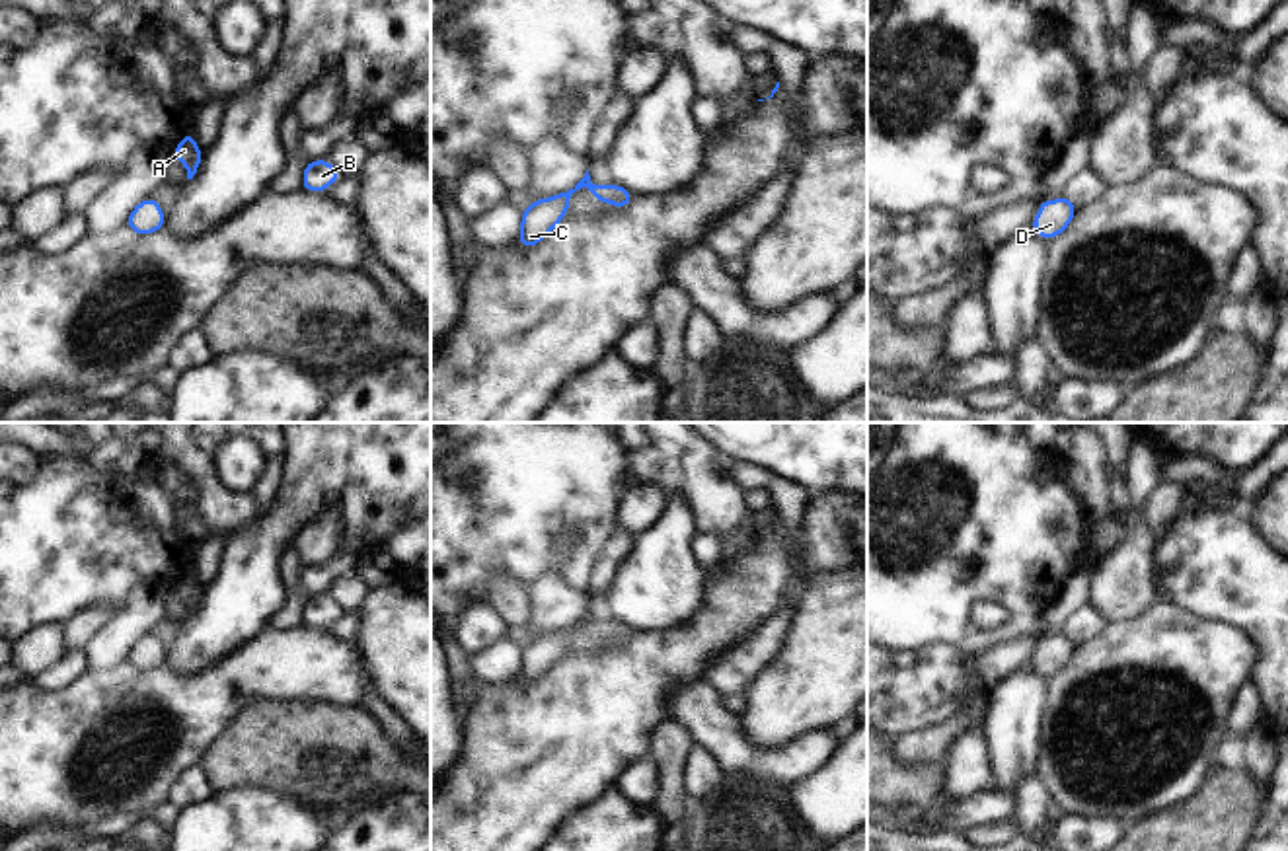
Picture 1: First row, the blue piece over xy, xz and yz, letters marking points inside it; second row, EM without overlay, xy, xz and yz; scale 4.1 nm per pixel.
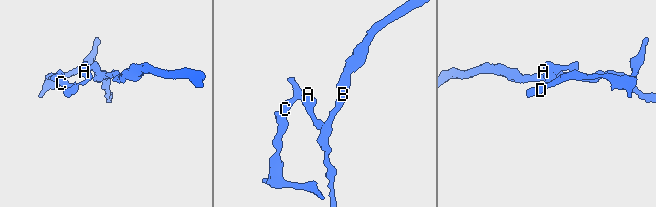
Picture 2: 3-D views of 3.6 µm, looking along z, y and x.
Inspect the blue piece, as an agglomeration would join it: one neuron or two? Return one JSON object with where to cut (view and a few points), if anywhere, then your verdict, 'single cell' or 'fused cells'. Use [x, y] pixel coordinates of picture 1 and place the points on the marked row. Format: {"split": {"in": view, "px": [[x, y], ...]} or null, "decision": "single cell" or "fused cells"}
{"split": {"in": "xz", "px": [[591, 182], [585, 185]]}, "decision": "fused cells"}

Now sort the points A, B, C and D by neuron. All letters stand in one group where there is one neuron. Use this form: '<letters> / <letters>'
A B / C D

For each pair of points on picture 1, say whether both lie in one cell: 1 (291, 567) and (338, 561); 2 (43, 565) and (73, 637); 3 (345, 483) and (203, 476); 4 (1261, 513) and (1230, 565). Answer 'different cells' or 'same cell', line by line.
1: different cells
2: different cells
3: different cells
4: different cells

